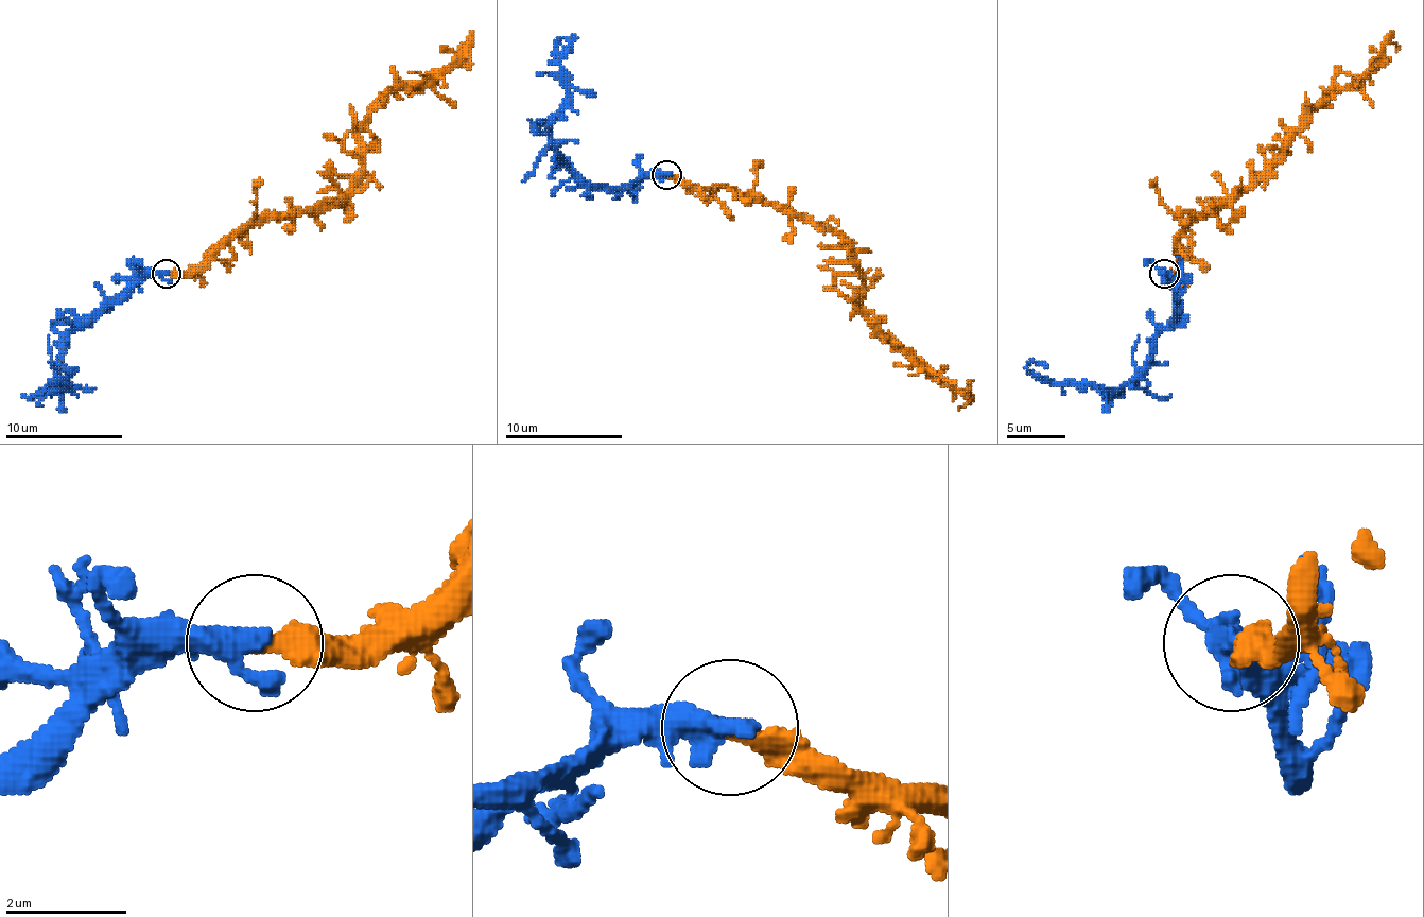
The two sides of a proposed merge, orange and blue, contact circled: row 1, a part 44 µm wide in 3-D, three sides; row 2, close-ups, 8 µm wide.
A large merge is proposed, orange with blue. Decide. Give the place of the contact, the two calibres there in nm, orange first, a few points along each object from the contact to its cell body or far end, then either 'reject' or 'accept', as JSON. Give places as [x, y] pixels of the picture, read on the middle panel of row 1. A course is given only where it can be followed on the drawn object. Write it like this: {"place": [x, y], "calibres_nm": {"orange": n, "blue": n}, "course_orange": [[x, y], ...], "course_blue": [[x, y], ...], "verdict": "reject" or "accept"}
{"place": [666, 174], "calibres_nm": {"orange": 360, "blue": 500}, "course_orange": [[665, 175], [698, 184], [730, 187], [830, 228], [862, 278], [862, 310], [891, 340], [967, 398], [958, 407]], "course_blue": [[665, 175], [590, 187], [563, 160], [552, 128], [566, 97], [563, 37], [554, 58]], "verdict": "accept"}

